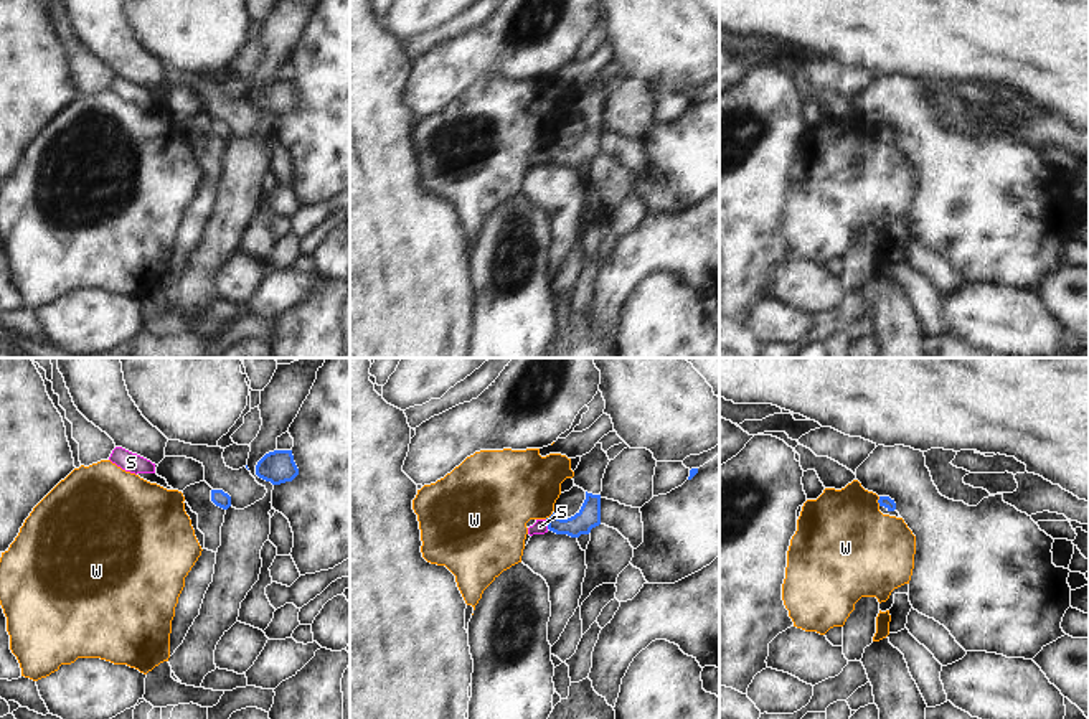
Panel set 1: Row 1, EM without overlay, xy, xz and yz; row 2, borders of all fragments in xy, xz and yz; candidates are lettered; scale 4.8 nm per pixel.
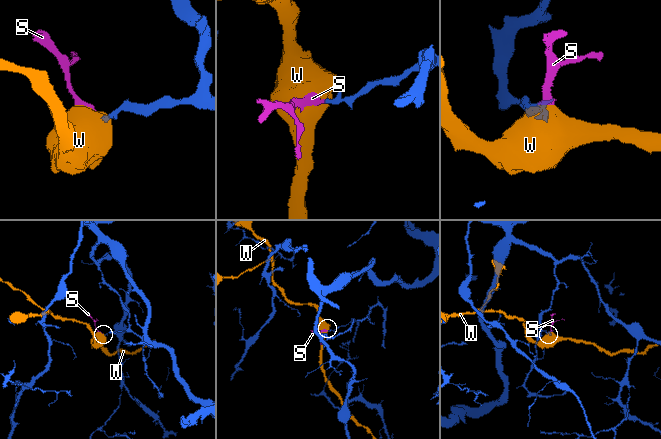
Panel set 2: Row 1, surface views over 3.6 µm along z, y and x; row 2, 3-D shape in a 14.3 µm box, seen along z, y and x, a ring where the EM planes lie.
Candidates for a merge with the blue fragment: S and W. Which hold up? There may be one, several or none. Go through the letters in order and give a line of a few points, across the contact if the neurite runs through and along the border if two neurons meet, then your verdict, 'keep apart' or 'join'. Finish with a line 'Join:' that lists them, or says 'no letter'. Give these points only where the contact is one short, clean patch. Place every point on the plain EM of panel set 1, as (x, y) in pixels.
S: xz (589, 145), (578, 155), (546, 154), (540, 157) | join
W: yz (880, 127), (878, 136) | keep apart
Join: S

